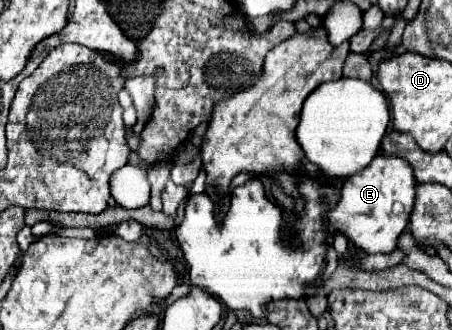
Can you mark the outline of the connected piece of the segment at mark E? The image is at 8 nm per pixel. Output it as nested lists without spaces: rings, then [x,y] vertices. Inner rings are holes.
[[[381,153],[373,157],[373,161],[361,171],[349,177],[341,189],[341,197],[335,207],[329,209],[327,219],[349,239],[355,249],[363,253],[383,253],[389,255],[397,247],[399,235],[405,231],[409,223],[409,215],[415,203],[415,179],[413,169],[401,157],[383,157]]]

